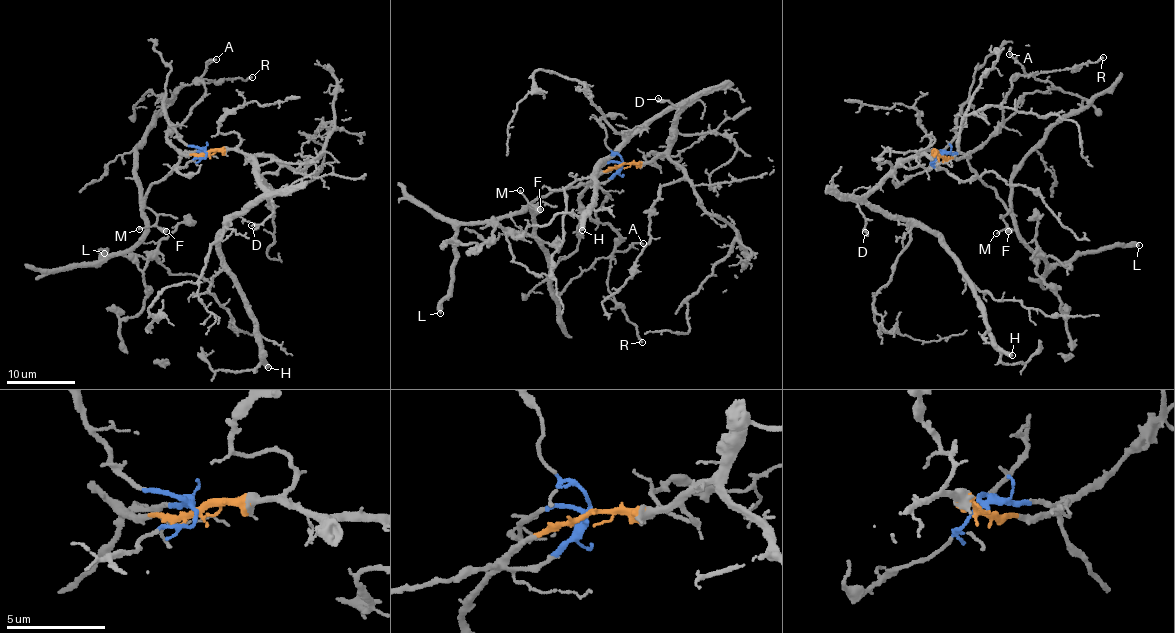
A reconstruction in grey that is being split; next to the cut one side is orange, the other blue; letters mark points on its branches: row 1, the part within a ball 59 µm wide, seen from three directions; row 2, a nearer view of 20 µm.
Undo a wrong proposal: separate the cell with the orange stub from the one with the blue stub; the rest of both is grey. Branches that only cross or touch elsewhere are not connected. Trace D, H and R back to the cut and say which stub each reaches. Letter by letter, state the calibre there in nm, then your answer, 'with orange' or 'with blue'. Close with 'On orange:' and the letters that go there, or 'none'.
D: 130 nm | with orange
H: 480 nm | with orange
R: 200 nm | with orange
On orange: D, H, R

